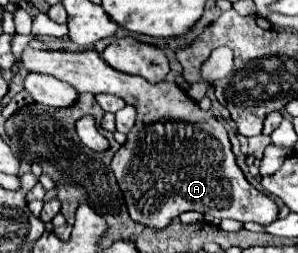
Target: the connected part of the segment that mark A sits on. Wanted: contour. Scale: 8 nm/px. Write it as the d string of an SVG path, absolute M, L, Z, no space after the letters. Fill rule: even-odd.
M27 47L21 59L21 67L33 71L33 73L45 73L53 75L69 85L73 85L79 93L111 93L121 97L125 103L133 103L137 107L137 123L127 135L127 141L119 147L111 161L111 169L117 177L117 183L125 195L125 203L129 209L129 215L133 221L145 225L145 227L157 227L163 229L171 223L173 217L185 213L185 211L199 211L207 219L235 219L235 221L255 221L259 225L269 225L277 219L279 209L277 203L269 197L259 193L243 175L239 165L235 163L235 155L231 151L231 143L227 137L225 127L211 115L211 111L201 111L195 101L189 99L189 95L181 89L177 83L161 81L157 85L145 83L145 79L139 79L135 75L123 75L121 71L115 71L109 67L97 51L83 51L83 53L53 53L53 51L41 51Z

